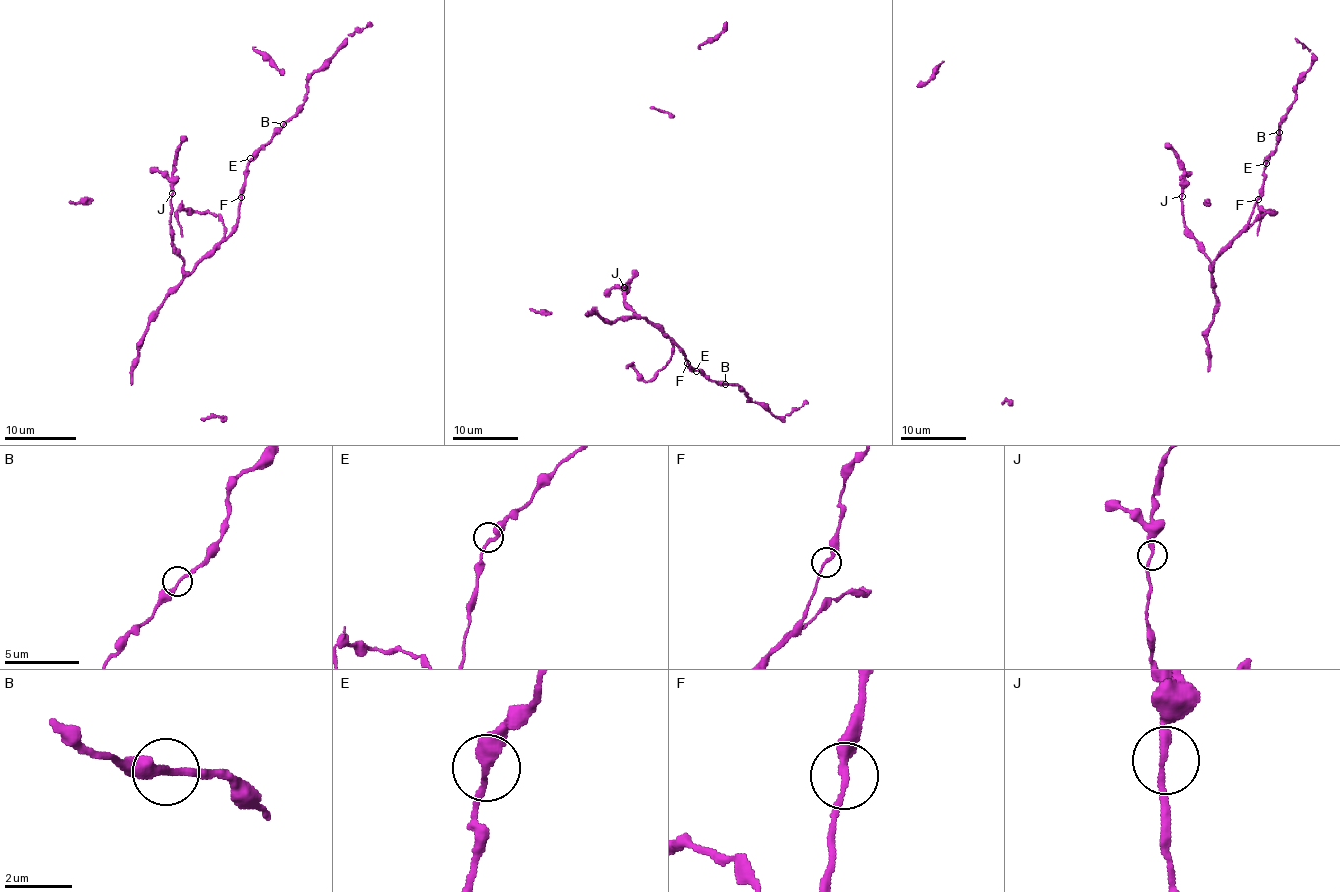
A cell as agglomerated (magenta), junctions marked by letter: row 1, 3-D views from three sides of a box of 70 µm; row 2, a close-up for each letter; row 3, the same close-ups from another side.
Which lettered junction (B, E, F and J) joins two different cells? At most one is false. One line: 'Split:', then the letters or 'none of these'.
Split: none of these

